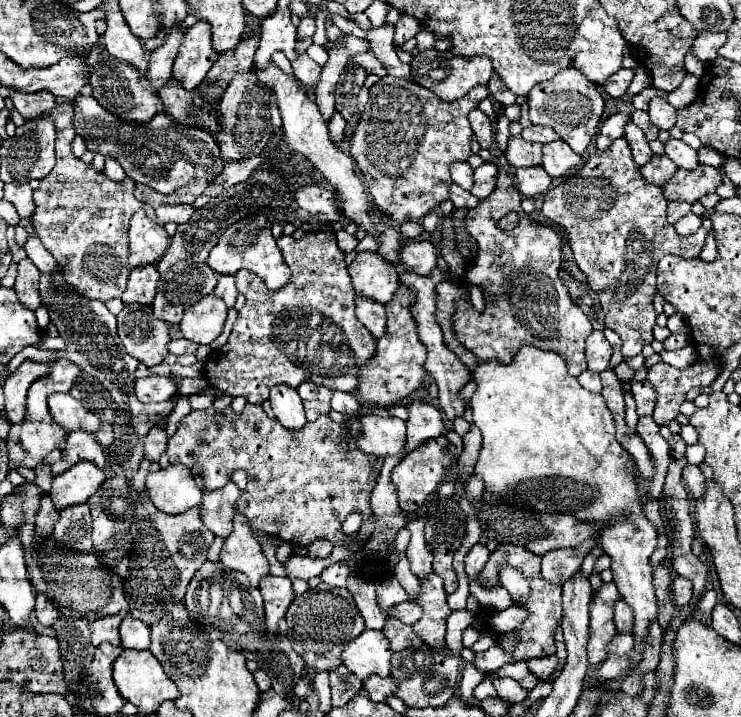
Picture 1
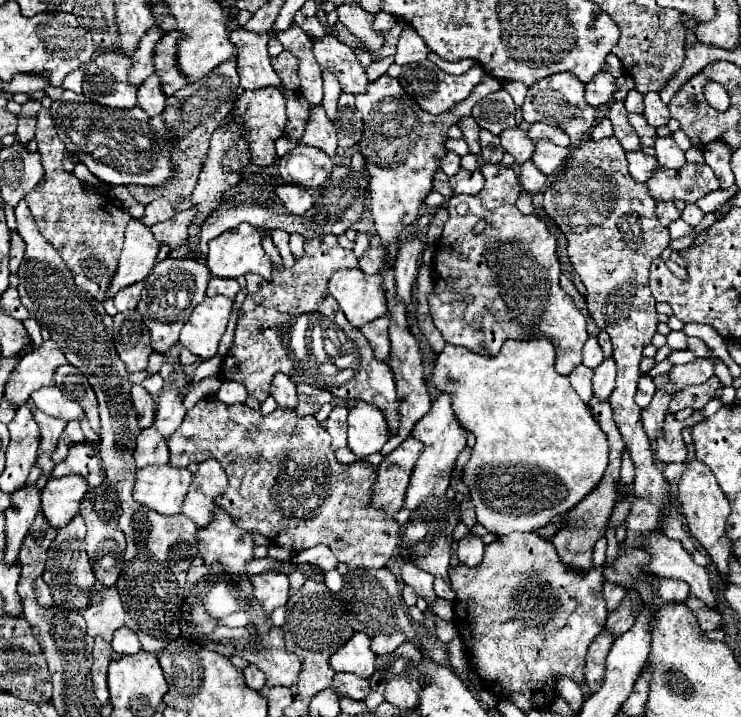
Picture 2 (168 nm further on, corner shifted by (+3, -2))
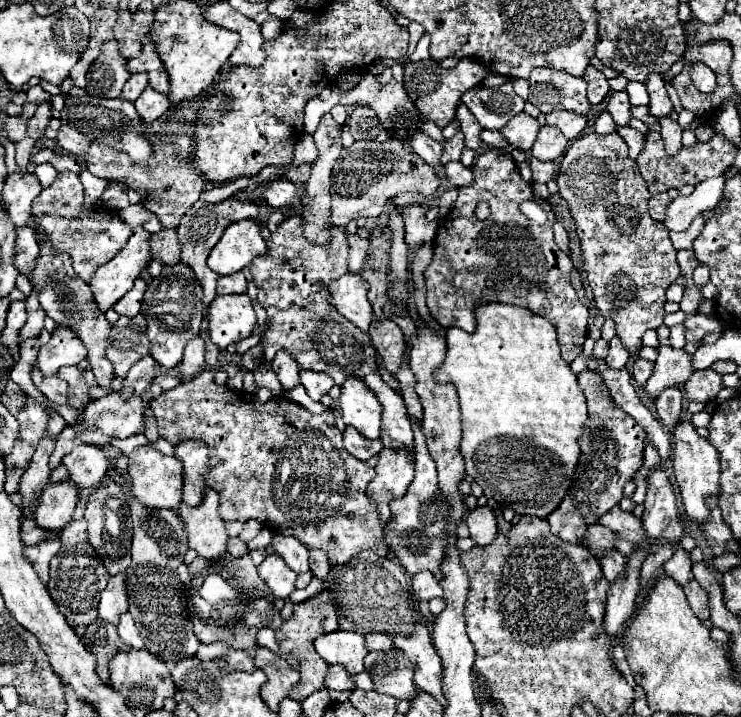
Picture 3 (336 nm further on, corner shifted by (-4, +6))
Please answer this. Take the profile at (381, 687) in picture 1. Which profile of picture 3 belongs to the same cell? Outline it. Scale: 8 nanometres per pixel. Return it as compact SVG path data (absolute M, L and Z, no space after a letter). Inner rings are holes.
M329 666L325 686L331 690L355 690L353 676L343 666Z

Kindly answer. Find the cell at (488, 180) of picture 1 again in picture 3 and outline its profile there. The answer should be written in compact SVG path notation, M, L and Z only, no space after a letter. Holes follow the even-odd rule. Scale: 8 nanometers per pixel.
M449 162L449 164L445 166L445 176L447 176L447 180L449 180L453 186L457 186L457 188L461 188L461 186L471 186L471 184L475 182L473 170L467 168L467 166L463 166L461 162Z

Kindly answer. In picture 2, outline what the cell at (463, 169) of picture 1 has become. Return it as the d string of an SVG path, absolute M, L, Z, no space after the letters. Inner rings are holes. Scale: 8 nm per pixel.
M446 152L446 156L442 158L440 162L440 168L448 174L448 176L454 176L458 170L460 170L460 156L456 152Z

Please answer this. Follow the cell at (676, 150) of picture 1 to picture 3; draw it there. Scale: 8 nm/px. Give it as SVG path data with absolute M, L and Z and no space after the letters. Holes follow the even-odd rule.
M667 116L661 118L659 124L661 124L661 136L663 136L665 152L669 156L677 156L683 148L683 144L681 144L681 132L683 132L681 126L677 122L673 122L671 118L667 118Z

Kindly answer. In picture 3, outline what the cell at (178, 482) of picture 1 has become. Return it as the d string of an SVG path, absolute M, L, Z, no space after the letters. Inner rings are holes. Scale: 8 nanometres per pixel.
M139 446L129 454L129 474L135 498L149 508L177 508L183 492L183 464L175 456L165 456L153 446Z

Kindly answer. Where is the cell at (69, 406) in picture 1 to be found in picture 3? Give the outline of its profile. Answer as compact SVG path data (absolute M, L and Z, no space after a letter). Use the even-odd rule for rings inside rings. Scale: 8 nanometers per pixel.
M35 368L33 370L33 382L35 382L35 386L53 402L53 404L57 404L57 406L63 406L63 404L67 404L67 392L69 392L69 384L65 382L65 380L61 380L61 378L57 378L57 376L49 376L49 378L41 378L41 374L39 374L39 370Z

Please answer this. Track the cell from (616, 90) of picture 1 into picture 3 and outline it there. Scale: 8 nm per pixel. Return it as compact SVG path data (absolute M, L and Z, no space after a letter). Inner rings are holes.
M589 66L589 70L585 70L585 82L587 82L587 98L593 106L597 106L607 94L609 94L609 82L605 78L605 74L601 70L597 70L595 66Z

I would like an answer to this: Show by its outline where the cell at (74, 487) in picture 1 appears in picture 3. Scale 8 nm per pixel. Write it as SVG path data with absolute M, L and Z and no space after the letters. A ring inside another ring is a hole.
M69 478L63 482L49 484L41 496L41 506L33 514L37 526L45 530L61 530L73 518L79 502L79 486Z

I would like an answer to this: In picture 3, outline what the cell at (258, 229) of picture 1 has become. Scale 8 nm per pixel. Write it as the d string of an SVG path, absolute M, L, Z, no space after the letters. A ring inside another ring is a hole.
M245 218L225 228L221 240L209 254L209 268L219 276L229 276L249 266L253 258L265 256L267 244L261 238L261 228L255 220Z

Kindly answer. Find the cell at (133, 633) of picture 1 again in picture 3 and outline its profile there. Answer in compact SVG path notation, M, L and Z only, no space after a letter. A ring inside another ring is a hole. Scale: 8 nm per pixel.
M129 612L121 614L121 622L119 622L117 630L119 630L119 636L121 636L121 640L125 644L129 644L131 648L143 648L143 640L141 640L139 630L137 630L137 626L135 626L135 622L133 622Z

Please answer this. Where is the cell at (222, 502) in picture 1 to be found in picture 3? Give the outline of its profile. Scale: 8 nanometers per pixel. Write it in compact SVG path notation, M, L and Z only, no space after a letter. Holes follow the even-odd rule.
M189 440L175 446L175 456L183 462L183 502L199 506L205 500L205 472L209 472L209 446Z

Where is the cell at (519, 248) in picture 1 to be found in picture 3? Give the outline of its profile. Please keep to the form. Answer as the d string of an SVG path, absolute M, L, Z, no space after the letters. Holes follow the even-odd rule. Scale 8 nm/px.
M487 150L477 156L473 164L475 182L473 186L459 188L459 198L453 206L453 210L441 220L437 228L437 236L433 240L433 262L425 270L425 284L427 284L427 306L431 316L443 326L443 328L463 328L465 332L473 332L477 328L475 322L475 310L485 302L501 302L501 304L515 304L525 306L533 314L539 314L547 318L557 328L557 338L561 346L561 354L567 362L573 362L587 338L587 318L589 310L579 304L577 294L571 286L569 274L573 270L573 264L565 252L559 250L559 246L553 240L553 220L555 214L551 206L545 200L537 200L531 192L531 184L525 182L519 174L519 168L515 160L501 152L501 150ZM525 200L537 200L541 208L549 214L547 222L543 226L533 224L521 210L519 204ZM479 204L489 206L489 214L479 218L477 206Z

